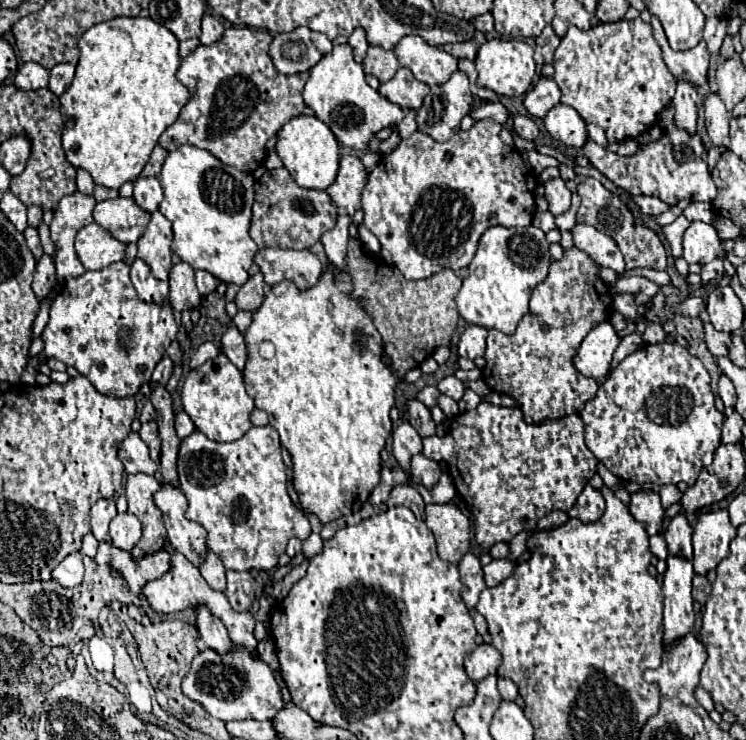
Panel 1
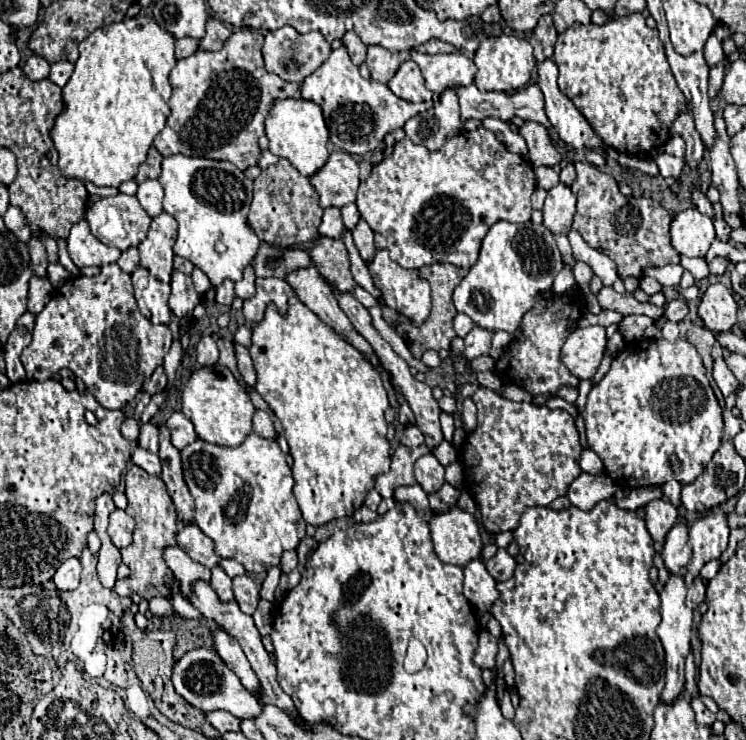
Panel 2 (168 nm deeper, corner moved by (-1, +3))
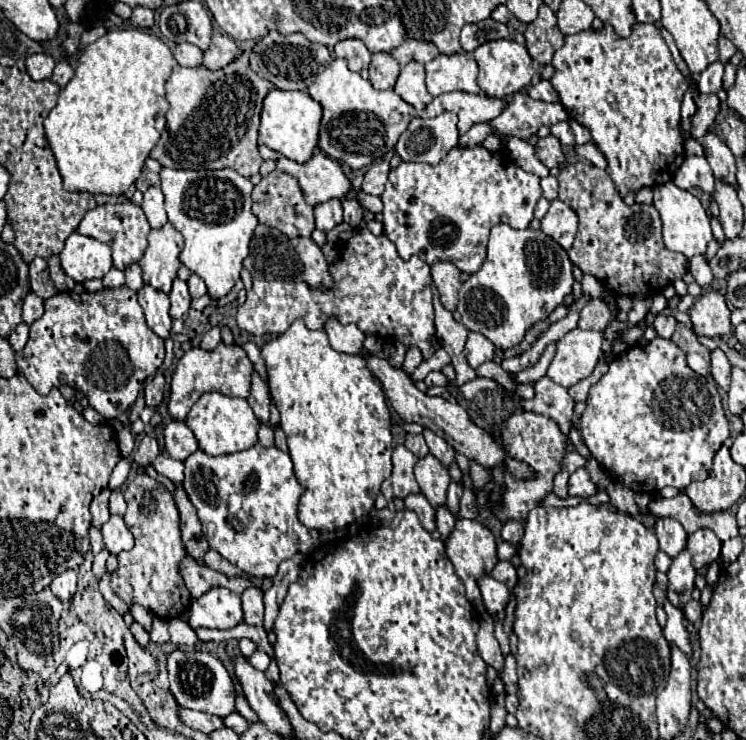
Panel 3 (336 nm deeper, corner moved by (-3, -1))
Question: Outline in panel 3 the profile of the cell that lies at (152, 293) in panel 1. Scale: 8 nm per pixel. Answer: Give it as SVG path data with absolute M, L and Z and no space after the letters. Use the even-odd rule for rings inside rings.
M144 286L138 292L138 302L146 314L146 324L150 326L150 330L158 334L162 340L166 340L170 336L170 326L172 326L172 318L168 314L170 308L168 296L150 286Z

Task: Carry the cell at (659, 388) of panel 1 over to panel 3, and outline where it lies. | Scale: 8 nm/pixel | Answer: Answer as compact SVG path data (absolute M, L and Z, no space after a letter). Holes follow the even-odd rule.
M654 338L652 342L648 342L644 346L632 346L622 356L616 356L612 360L612 364L608 366L608 372L590 388L590 394L588 394L588 400L586 400L586 410L582 414L582 438L584 438L590 454L604 466L604 470L610 474L612 480L628 486L630 490L638 490L638 492L658 492L664 486L674 486L678 490L684 490L692 480L706 480L710 470L712 470L712 458L714 458L714 454L718 452L718 448L724 444L724 440L728 436L730 436L728 420L726 420L726 414L724 414L716 384L706 376L696 374L686 364L686 354L672 340L666 340L666 338Z

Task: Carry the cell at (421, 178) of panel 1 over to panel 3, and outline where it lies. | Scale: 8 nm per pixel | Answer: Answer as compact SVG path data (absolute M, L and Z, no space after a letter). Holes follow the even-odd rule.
M476 146L476 148L452 148L444 160L440 160L436 166L430 166L430 164L420 164L420 162L402 162L396 170L390 172L388 176L388 184L386 184L386 190L382 194L382 202L384 202L384 234L396 244L398 248L398 254L400 258L408 260L410 256L418 256L420 260L428 262L428 264L434 264L434 262L440 262L440 260L448 260L448 262L454 262L462 272L466 274L474 274L480 270L484 258L486 258L486 242L488 242L488 234L490 234L490 228L504 222L512 228L528 228L532 218L534 218L534 206L536 202L540 200L542 196L542 188L540 188L540 178L532 172L524 172L520 166L512 166L510 158L506 158L504 154L498 154L498 152L488 152L484 146Z

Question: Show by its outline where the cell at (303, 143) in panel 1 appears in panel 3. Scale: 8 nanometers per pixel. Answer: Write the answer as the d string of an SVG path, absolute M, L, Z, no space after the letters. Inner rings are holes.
M272 88L272 92L268 92L268 96L264 98L264 108L260 112L258 138L268 148L276 150L278 154L294 162L306 162L318 146L320 118L322 118L322 108L316 100L310 98L310 94Z

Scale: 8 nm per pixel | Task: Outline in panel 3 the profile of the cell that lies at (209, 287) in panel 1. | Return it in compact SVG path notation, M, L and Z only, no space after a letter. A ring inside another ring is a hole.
M192 274L192 276L188 278L188 290L190 290L190 296L192 296L192 298L200 298L200 296L206 294L206 284L204 284L204 280L202 280L200 276Z

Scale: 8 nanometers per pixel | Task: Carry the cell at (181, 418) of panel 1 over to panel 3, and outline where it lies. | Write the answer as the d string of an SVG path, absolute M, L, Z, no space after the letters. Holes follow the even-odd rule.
M170 422L164 430L164 442L166 442L166 452L170 454L170 458L182 460L182 462L192 452L198 450L198 442L192 430L184 422Z

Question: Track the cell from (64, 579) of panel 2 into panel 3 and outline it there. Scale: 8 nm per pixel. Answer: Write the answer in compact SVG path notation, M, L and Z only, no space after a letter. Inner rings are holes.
M74 570L62 572L60 576L56 576L52 580L50 588L52 588L52 592L54 592L54 596L58 600L62 600L62 602L70 600L74 596L74 592L76 592L76 572Z

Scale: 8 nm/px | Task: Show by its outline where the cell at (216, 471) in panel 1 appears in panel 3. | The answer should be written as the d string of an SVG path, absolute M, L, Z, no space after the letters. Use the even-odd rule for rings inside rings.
M256 444L244 452L226 454L226 456L210 456L202 450L196 450L184 462L184 466L186 466L184 470L186 478L182 482L182 488L198 512L204 538L208 540L212 550L220 552L228 562L238 566L248 576L254 576L254 578L274 576L282 560L288 560L298 552L308 554L314 550L316 544L308 528L300 524L298 520L298 498L304 494L304 488L298 484L292 470L292 460L286 452L278 450L276 446L264 448L262 444ZM230 494L242 496L242 508L236 514L230 514L226 506L226 498Z

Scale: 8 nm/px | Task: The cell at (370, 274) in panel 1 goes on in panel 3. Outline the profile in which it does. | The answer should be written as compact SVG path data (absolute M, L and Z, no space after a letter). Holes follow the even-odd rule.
M452 262L432 264L432 280L440 290L440 300L446 310L456 310L456 296L460 290L460 270Z

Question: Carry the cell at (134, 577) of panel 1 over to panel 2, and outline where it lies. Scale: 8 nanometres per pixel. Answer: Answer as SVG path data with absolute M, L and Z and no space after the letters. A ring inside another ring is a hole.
M170 546L164 550L164 560L166 566L174 572L176 578L182 578L182 592L190 594L192 592L192 582L194 580L204 580L210 582L210 570L198 562L194 562L180 546Z

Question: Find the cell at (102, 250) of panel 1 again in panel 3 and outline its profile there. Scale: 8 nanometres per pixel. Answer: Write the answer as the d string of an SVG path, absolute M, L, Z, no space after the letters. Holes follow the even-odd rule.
M72 232L60 252L60 266L74 282L104 278L112 268L112 250L96 238Z

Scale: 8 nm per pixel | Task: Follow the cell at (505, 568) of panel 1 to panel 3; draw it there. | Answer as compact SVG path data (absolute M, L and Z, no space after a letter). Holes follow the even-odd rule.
M498 562L496 568L490 574L494 580L500 580L502 584L506 584L510 590L516 586L518 576L516 576L516 568L510 562Z

